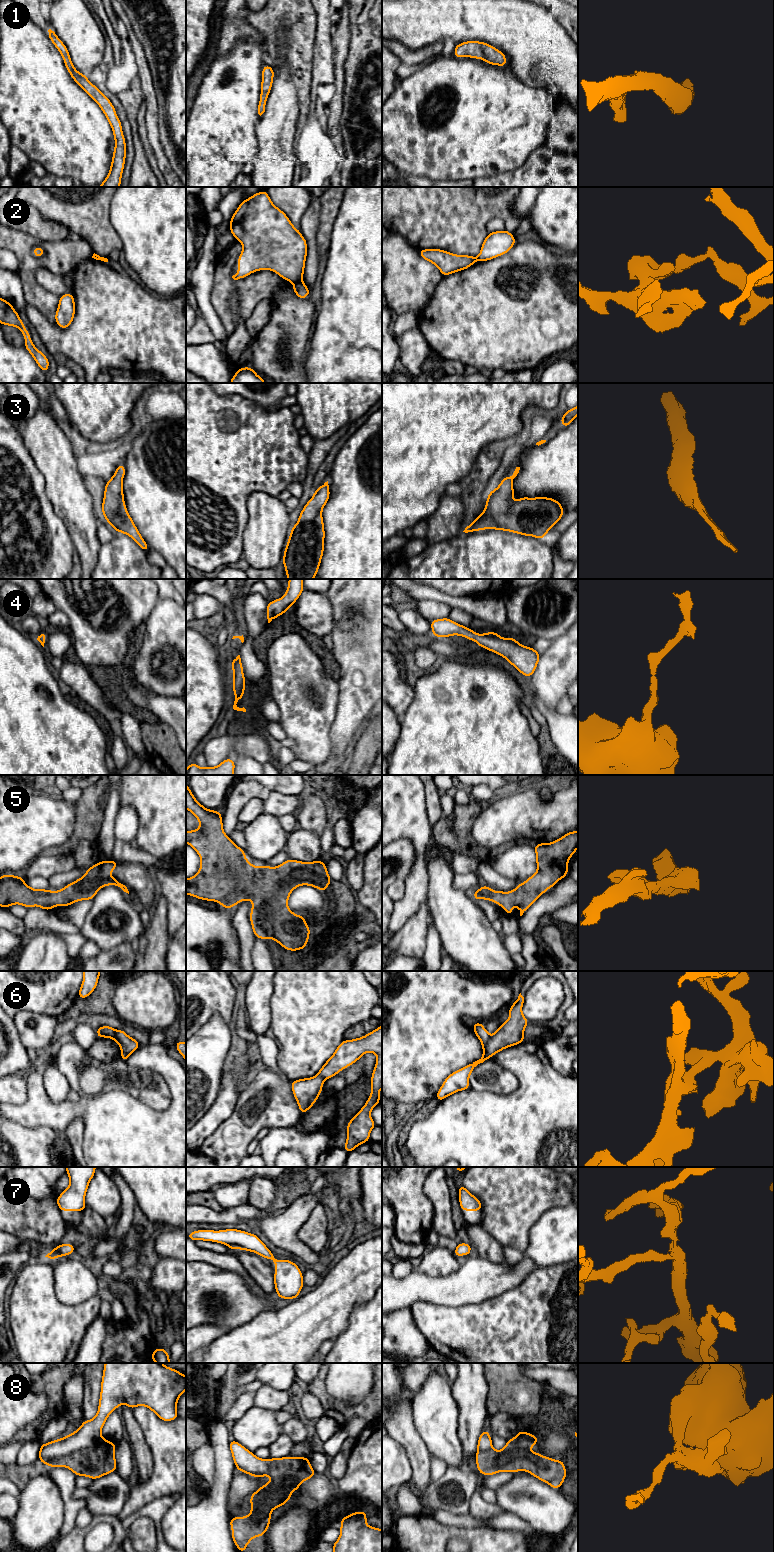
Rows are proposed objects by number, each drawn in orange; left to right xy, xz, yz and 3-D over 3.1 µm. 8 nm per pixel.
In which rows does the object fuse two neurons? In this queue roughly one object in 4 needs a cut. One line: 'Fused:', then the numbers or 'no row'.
Fused: 2, 6, 8

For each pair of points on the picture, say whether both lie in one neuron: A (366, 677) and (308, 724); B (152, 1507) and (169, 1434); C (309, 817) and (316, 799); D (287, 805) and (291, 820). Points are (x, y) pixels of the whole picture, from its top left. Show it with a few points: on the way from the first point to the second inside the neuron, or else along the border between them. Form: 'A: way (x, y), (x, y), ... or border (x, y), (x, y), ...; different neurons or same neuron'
A: border (337, 679), (337, 714), (332, 723); different neurons
B: border (175, 1493), (169, 1496), (159, 1496), (134, 1512); different neurons
C: way (312, 813), (312, 803); same neuron
D: border (292, 813), (286, 813), (279, 817); different neurons

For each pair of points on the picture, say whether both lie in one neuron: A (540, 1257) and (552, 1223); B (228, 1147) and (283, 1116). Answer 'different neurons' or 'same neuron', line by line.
A: same neuron
B: same neuron

